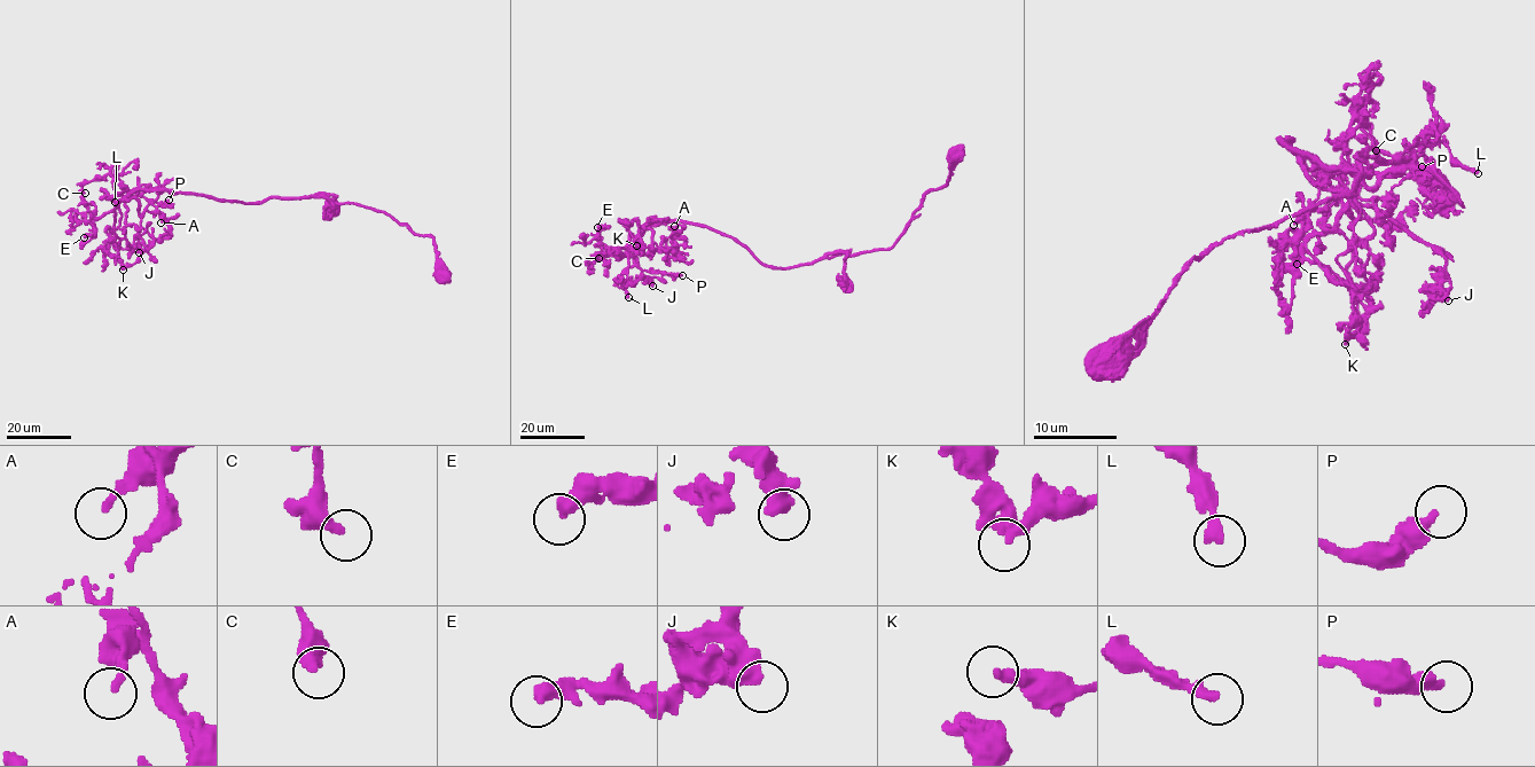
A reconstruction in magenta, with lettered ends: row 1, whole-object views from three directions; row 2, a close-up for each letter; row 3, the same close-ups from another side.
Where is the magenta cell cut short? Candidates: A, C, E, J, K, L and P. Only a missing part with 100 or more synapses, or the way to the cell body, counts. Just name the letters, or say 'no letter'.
no letter

